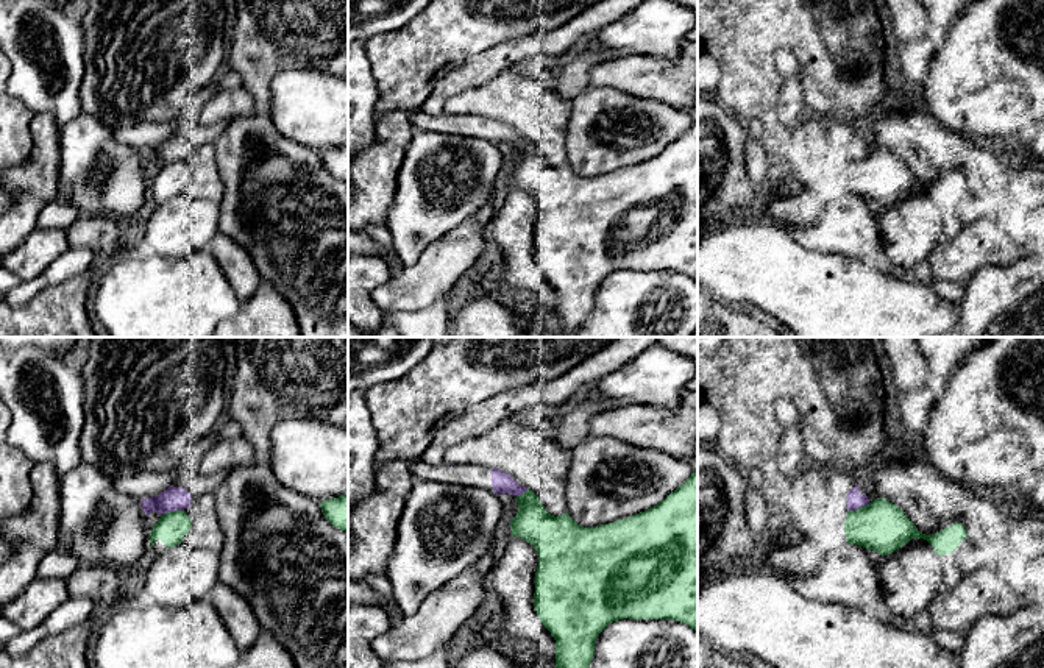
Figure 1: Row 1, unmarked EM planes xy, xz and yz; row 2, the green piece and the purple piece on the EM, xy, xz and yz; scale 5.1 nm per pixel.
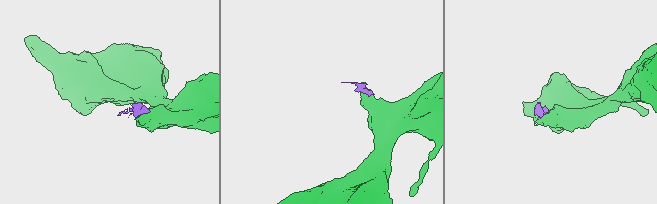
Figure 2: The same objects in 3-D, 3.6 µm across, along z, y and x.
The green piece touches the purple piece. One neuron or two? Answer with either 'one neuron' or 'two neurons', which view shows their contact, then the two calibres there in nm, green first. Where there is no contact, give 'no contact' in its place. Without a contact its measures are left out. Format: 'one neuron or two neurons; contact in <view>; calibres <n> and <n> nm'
two neurons; contact in xy; calibres 160 and 120 nm

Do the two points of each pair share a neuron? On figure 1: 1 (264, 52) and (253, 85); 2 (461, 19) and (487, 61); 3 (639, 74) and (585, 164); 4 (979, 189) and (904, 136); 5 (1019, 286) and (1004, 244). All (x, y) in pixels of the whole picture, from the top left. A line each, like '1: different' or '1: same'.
1: same
2: different
3: different
4: same
5: different

